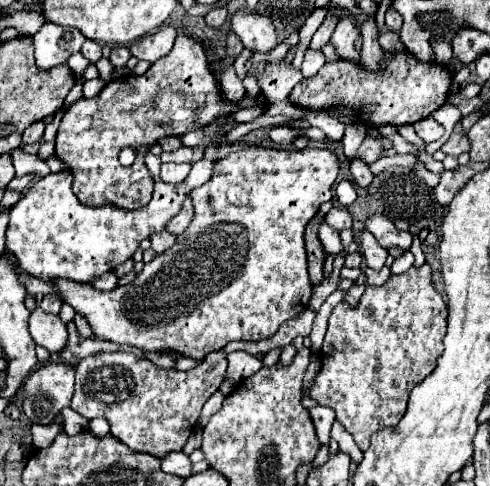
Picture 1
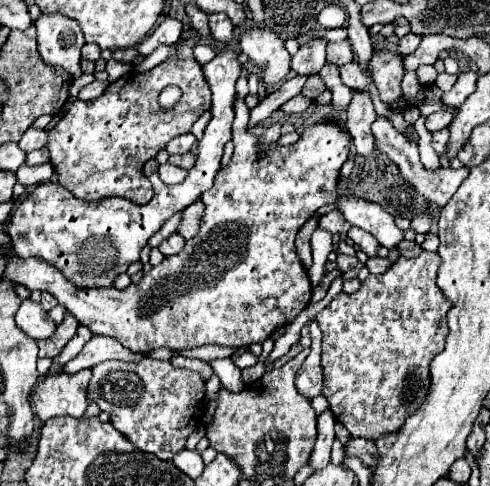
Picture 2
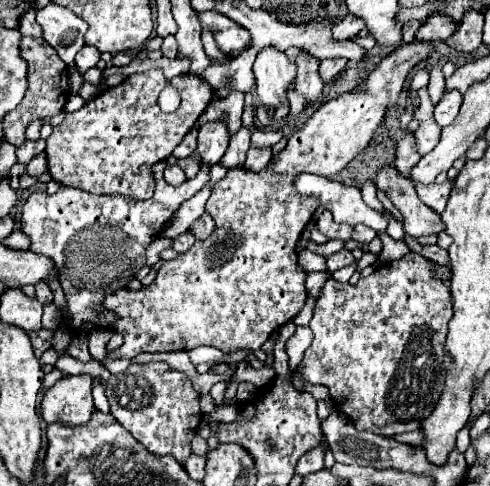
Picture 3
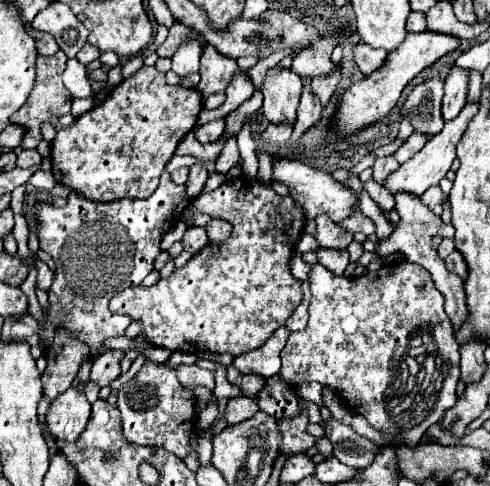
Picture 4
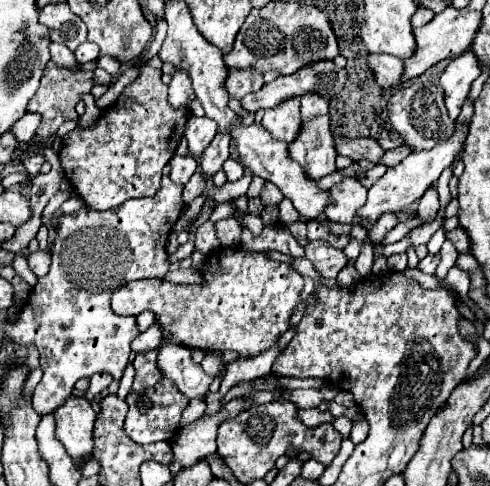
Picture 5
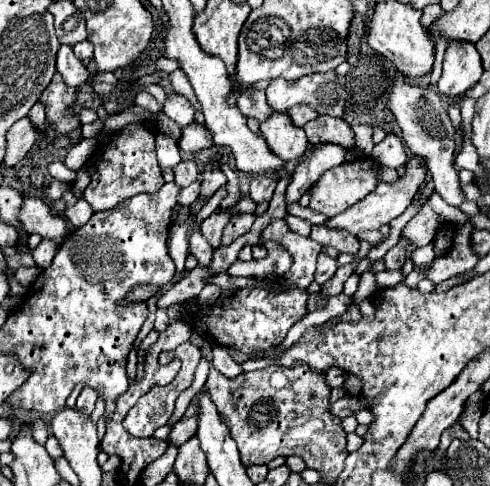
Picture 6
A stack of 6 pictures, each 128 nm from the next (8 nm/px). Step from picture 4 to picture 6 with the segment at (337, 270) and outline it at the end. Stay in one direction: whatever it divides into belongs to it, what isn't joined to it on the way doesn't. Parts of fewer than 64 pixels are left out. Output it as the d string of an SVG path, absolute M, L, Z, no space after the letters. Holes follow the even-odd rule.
M320 252L320 256L318 256L318 264L316 264L314 282L318 282L318 284L322 286L322 284L324 284L328 278L332 278L332 276L334 276L334 272L336 272L336 270L338 270L338 264L336 264L336 260Z

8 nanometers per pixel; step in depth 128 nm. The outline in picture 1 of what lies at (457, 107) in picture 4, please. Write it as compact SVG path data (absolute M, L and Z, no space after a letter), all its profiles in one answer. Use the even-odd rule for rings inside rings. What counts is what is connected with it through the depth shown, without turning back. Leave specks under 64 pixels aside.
M428 116L428 118L424 118L424 120L418 120L418 122L414 124L414 128L416 128L418 136L420 136L426 144L442 138L442 134L444 134L444 126L438 124L432 116Z

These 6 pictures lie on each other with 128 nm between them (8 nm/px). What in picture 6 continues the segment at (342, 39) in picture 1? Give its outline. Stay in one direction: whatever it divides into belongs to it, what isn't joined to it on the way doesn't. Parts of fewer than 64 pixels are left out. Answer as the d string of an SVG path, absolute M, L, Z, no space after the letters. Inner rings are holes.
M292 106L290 110L288 110L288 116L290 116L290 120L292 120L292 124L296 124L296 126L304 126L306 122L310 122L312 118L316 118L318 114L310 108L310 106Z

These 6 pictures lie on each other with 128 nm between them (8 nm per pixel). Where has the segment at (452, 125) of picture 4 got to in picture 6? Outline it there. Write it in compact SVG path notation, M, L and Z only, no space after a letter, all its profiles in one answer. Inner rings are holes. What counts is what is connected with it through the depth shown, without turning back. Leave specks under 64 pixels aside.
M410 158L408 164L406 164L406 176L402 176L396 184L386 184L386 182L380 182L378 188L374 192L370 192L364 200L356 202L352 208L332 216L326 220L326 226L328 228L334 228L334 230L344 230L344 232L350 232L350 234L358 234L362 230L378 230L382 224L388 224L392 222L394 218L398 218L412 202L412 198L416 196L420 184L424 182L426 178L426 170L424 170L424 160L418 160L418 158Z

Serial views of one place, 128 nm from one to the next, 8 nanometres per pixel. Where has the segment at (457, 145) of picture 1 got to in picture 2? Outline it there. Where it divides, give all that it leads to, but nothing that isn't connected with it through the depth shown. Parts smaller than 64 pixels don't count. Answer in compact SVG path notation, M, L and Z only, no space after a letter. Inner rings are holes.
M444 128L444 130L440 130L440 132L432 132L432 148L438 152L438 154L442 154L444 150L446 150L446 142L448 142L448 130Z

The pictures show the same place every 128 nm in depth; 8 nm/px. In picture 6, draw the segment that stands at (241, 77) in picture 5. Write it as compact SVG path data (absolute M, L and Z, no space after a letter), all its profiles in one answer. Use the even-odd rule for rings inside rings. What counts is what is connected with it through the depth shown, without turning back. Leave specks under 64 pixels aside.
M254 90L254 92L246 92L244 96L240 94L238 96L238 104L236 104L238 108L240 108L240 112L244 114L244 116L252 116L252 118L256 118L258 122L264 122L264 120L268 120L268 116L272 116L272 108L266 104L266 96L264 96L264 92L258 92L258 90Z

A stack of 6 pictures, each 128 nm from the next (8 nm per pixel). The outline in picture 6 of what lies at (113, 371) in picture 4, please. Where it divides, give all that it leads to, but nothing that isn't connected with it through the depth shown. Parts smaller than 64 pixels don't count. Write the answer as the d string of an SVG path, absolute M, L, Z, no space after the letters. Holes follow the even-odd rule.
M86 386L86 388L82 390L82 394L78 396L76 410L78 410L78 412L84 412L84 416L90 416L90 414L92 414L92 410L94 410L96 400L98 400L98 392Z

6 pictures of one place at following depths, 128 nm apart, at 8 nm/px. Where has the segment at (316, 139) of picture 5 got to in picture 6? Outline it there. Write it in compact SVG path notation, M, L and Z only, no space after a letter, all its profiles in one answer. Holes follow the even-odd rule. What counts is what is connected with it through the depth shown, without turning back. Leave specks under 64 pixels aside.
M320 144L318 150L306 158L298 168L296 172L292 174L292 182L286 190L286 202L292 204L292 202L298 202L300 196L304 192L308 192L312 188L312 184L316 184L316 180L330 168L342 164L346 160L346 154L350 150L346 148L340 148L338 144Z

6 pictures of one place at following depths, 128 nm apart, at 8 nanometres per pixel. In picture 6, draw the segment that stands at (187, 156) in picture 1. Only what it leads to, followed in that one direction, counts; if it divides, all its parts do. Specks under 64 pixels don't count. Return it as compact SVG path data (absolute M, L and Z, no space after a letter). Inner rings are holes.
M196 180L196 182L190 184L188 188L182 188L182 190L180 190L180 194L178 194L178 202L186 204L186 206L192 206L192 204L196 202L198 194L200 194L200 182Z

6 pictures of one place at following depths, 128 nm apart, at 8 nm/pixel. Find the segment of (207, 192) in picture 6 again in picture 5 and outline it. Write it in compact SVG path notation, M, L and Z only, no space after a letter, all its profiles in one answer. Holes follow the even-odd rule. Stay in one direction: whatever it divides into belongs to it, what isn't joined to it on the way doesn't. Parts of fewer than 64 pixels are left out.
M220 132L214 136L212 144L204 150L204 154L200 156L200 168L204 172L204 176L214 176L218 170L222 170L224 160L228 158L228 148L230 148L230 138L226 132Z

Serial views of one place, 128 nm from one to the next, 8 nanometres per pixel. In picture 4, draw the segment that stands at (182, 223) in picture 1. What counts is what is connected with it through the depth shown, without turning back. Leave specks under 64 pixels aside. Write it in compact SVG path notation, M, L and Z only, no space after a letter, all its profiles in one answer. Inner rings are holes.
M214 218L210 222L210 226L206 226L206 232L208 232L210 242L224 242L232 232L232 224L228 224L228 222L220 220L220 218Z

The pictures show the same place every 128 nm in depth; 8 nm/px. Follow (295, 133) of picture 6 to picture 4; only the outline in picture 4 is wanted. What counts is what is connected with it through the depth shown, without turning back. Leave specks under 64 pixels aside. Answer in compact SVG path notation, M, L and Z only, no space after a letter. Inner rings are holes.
M270 68L266 82L262 86L264 94L264 108L262 114L270 124L294 124L296 112L300 104L302 92L302 78L296 76L292 70Z

